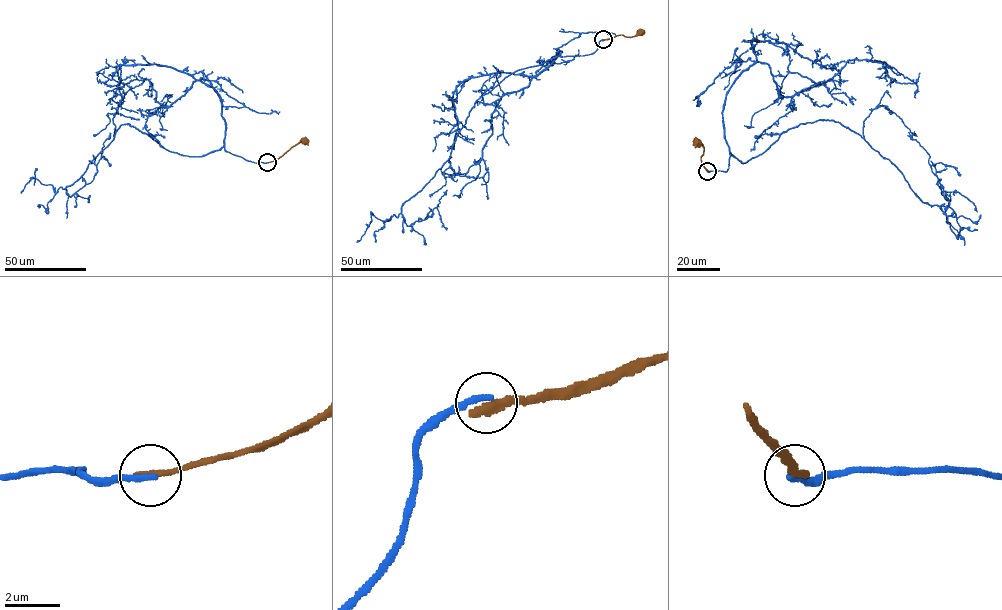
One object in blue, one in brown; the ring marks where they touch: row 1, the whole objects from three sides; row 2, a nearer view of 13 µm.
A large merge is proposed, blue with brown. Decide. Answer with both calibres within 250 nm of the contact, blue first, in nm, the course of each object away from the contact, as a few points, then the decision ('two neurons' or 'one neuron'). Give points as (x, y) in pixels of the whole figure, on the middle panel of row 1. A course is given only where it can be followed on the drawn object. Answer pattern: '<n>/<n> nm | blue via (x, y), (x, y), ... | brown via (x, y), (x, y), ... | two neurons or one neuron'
240/320 nm | blue via (603, 39), (590, 54), (517, 70), (481, 96), (450, 156), (402, 205), (405, 222), (430, 217), (445, 195) | brown via (603, 40), (618, 35), (635, 36), (644, 30) | two neurons

